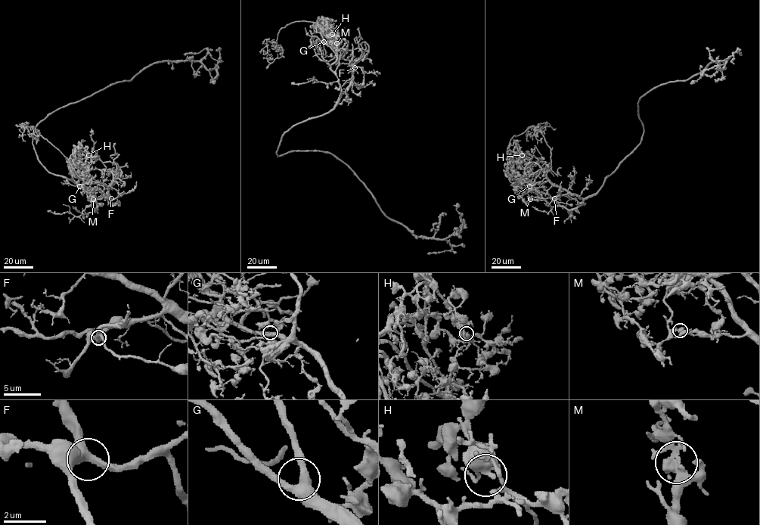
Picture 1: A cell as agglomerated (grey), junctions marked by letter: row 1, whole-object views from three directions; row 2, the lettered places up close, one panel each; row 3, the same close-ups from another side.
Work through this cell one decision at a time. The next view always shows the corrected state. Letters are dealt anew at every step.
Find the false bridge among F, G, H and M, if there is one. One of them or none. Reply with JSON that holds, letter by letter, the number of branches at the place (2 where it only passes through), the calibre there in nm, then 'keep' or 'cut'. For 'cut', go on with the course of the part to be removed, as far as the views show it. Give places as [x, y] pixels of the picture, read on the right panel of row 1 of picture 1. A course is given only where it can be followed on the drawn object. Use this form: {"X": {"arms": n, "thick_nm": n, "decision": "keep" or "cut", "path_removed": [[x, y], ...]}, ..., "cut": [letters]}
{"F": {"arms": 3, "thick_nm": 380, "decision": "keep"}, "G": {"arms": 3, "thick_nm": 360, "decision": "keep"}, "H": {"arms": 3, "thick_nm": 360, "decision": "keep"}, "M": {"arms": 3, "thick_nm": 360, "decision": "cut", "path_removed": [[530, 199], [528, 187], [517, 184], [510, 169], [509, 144], [530, 127], [550, 126], [541, 123]]}, "cut": ["M"]}

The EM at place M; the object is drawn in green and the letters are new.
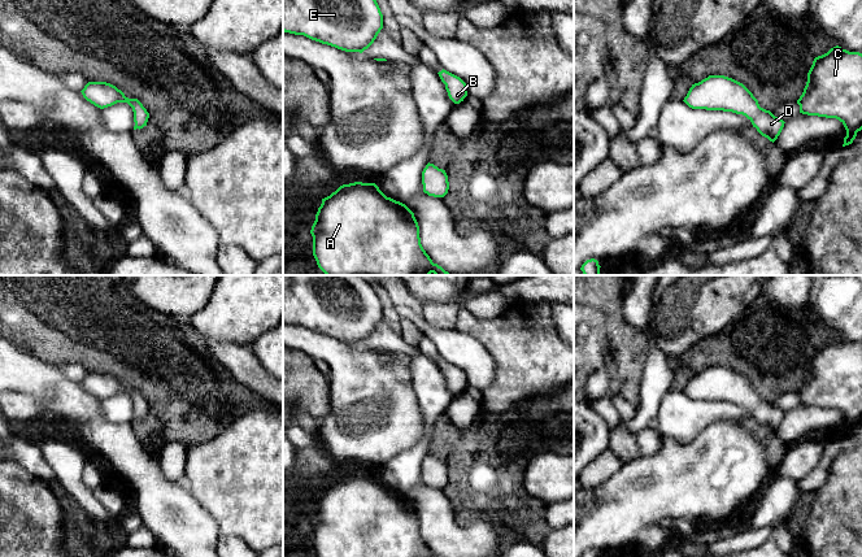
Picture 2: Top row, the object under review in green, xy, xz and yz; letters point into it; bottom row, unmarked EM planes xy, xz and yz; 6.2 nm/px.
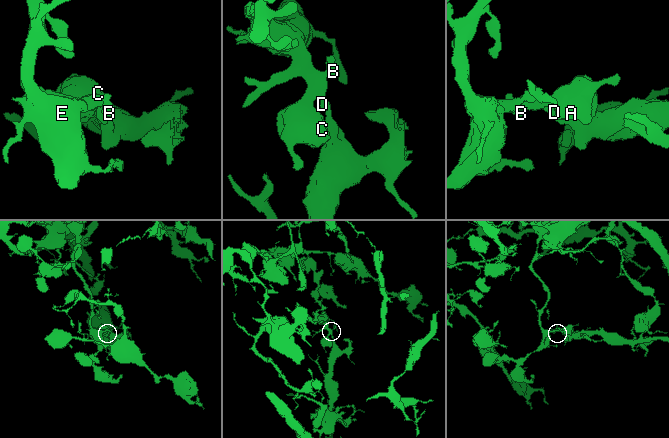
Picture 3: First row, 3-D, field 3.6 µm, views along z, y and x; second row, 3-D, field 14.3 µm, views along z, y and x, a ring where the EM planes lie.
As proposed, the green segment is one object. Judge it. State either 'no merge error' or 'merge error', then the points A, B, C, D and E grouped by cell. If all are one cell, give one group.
merge error | A B C E / D

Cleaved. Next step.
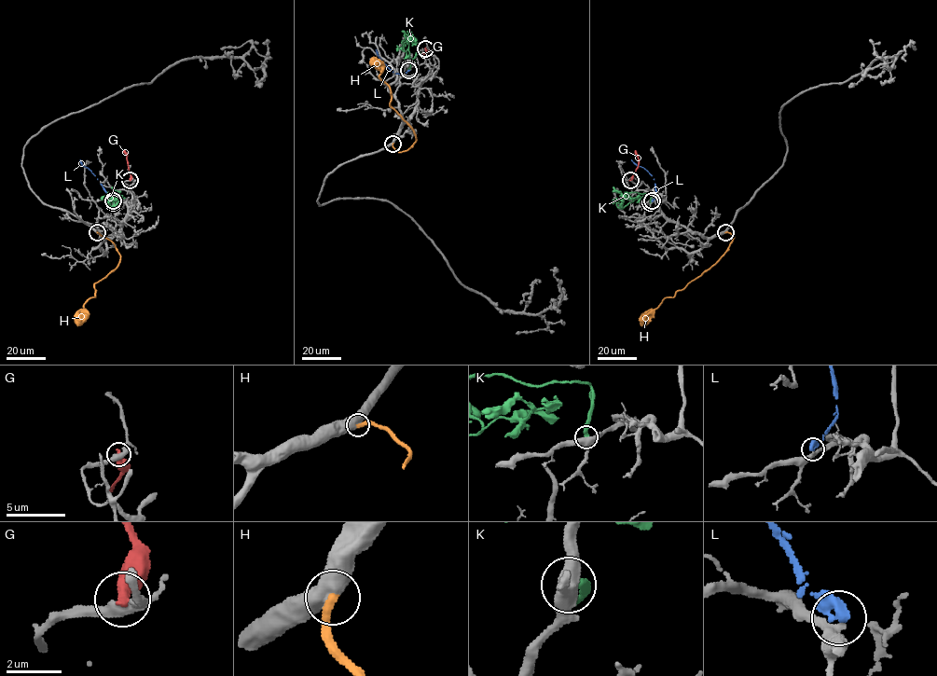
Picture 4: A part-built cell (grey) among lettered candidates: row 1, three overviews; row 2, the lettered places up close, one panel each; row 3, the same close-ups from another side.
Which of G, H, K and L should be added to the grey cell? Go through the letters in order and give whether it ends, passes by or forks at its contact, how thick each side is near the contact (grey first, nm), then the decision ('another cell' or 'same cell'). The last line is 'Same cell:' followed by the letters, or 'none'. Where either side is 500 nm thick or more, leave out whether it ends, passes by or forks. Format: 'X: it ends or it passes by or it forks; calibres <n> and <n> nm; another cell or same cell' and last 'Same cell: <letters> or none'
G: it ends; calibres 440 and 440 nm; another cell
H: calibres 550 and 360 nm; same cell
K: it ends; calibres 440 and 280 nm; another cell
L: it ends; calibres 320 and 460 nm; another cell
Same cell: H

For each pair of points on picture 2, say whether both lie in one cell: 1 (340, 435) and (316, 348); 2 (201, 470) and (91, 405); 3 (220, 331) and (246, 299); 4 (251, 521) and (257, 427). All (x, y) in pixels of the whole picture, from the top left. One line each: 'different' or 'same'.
1: same
2: different
3: same
4: same

